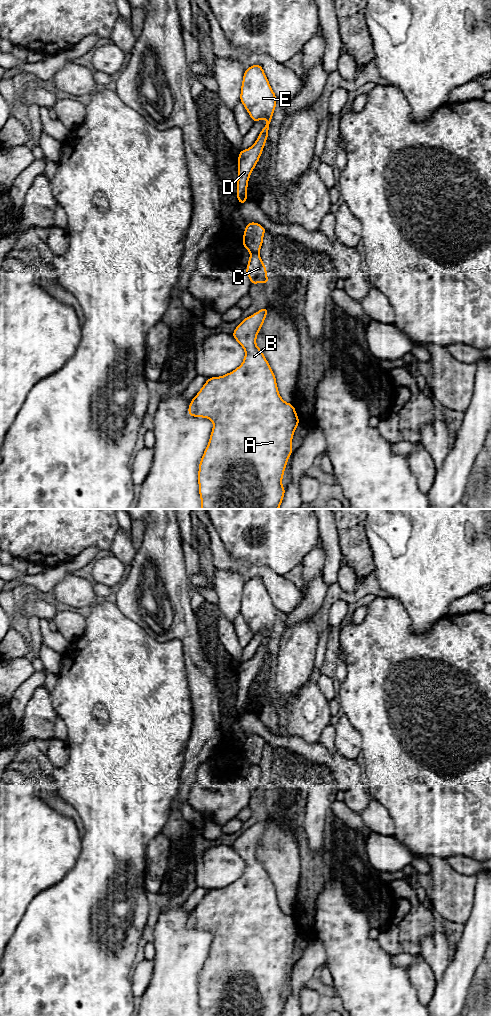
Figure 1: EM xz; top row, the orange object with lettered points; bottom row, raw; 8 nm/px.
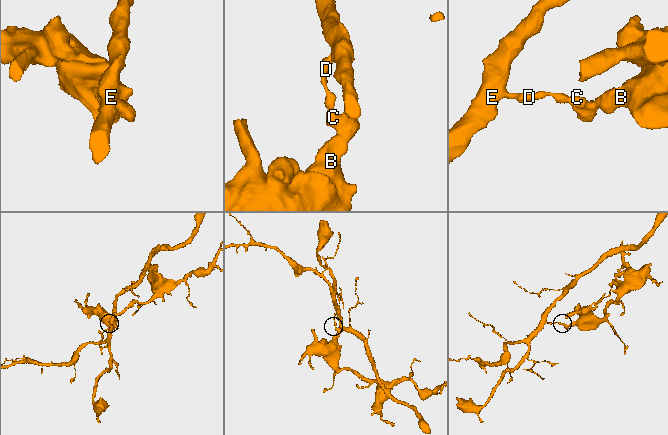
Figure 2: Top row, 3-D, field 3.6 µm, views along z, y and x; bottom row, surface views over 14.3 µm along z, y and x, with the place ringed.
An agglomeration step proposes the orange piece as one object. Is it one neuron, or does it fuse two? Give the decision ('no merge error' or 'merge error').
merge error

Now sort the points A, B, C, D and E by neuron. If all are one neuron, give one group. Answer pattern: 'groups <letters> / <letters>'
groups A B C / D E

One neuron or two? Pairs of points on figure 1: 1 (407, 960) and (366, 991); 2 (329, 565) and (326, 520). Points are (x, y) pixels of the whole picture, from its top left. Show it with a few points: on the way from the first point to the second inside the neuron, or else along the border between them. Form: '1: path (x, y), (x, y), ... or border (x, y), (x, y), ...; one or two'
1: border (391, 956), (391, 962), (405, 970); two
2: path (330, 554), (330, 536), (328, 531); one

